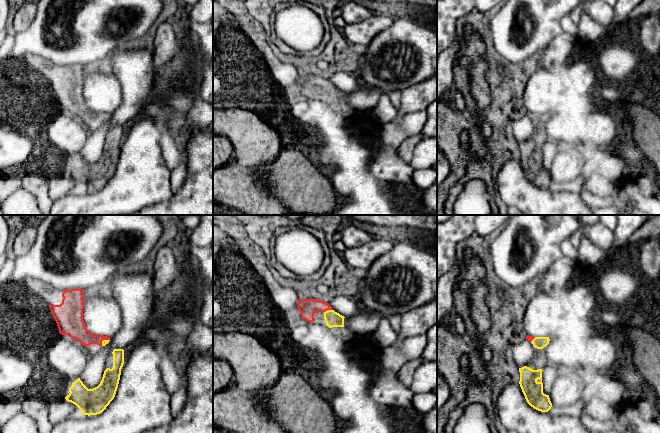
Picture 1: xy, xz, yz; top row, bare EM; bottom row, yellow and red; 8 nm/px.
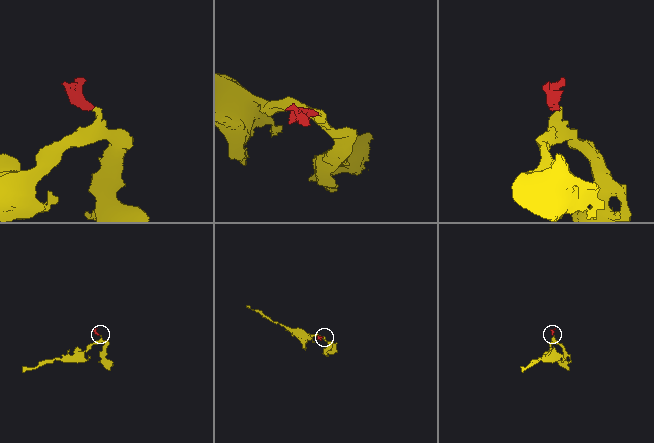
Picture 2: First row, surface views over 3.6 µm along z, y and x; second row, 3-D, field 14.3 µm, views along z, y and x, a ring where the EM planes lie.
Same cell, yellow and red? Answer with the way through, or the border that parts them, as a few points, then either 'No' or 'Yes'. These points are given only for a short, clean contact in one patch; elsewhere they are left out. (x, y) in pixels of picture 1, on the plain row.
Path across: xz (333, 95), (328, 86), (307, 84). Yes

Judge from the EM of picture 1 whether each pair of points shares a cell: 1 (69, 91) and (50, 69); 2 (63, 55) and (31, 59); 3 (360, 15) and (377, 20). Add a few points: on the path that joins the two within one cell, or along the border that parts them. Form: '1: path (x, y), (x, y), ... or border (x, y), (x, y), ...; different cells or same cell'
1: path (67, 86), (55, 74); same cell
2: border (25, 51), (39, 54), (63, 66); different cells
3: border (373, 14), (360, 21), (347, 23); different cells

